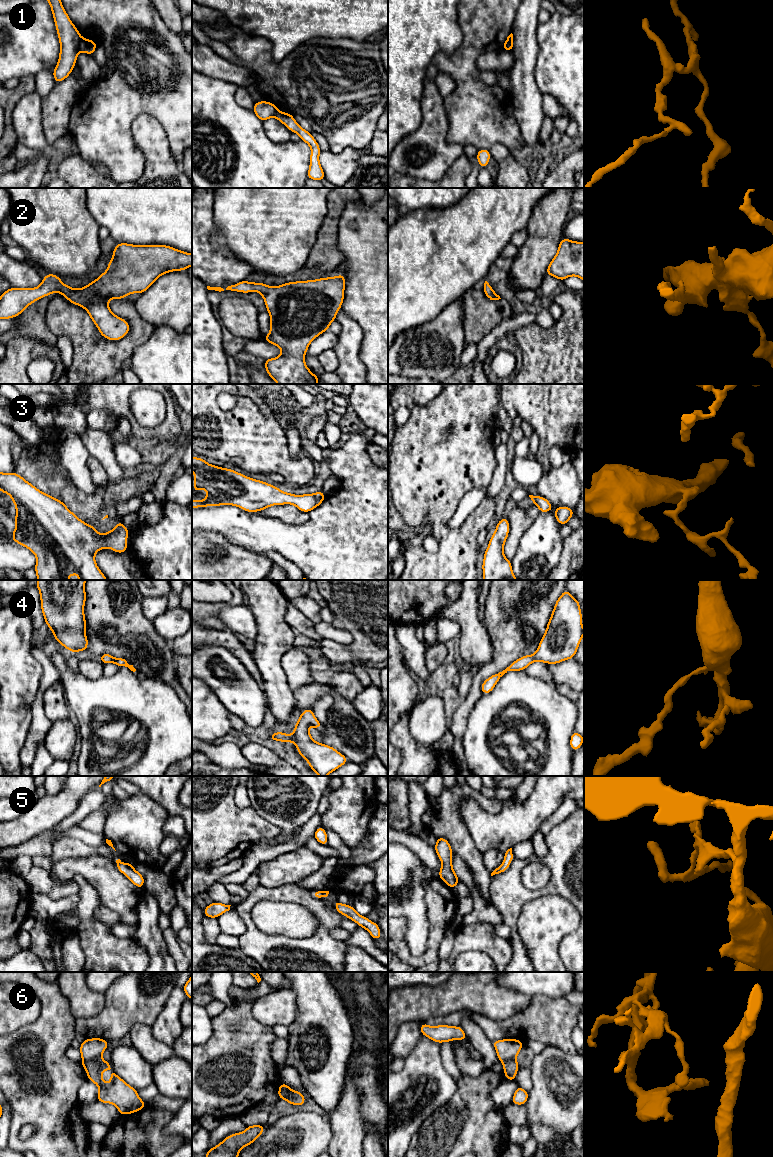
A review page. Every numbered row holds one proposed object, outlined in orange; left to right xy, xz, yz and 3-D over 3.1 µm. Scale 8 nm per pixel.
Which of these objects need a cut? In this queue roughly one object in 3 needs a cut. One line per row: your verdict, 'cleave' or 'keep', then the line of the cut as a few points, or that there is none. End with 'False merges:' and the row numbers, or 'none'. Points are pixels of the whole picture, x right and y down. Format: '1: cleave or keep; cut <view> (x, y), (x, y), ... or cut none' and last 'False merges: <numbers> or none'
1: cleave; cut xy (82, 38), (79, 50)
2: keep; cut none
3: keep; cut none
4: keep; cut none
5: keep; cut none
6: cleave; cut xy (100, 1057), (82, 1060)
False merges: 1, 6

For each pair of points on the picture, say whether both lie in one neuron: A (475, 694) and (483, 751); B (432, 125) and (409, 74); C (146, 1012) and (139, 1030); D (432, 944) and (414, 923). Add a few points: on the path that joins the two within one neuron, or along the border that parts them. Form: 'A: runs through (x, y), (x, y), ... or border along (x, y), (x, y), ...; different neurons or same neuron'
A: border along (483, 694), (472, 707), (465, 723); different neurons
B: border along (425, 78), (421, 100), (420, 123); different neurons
C: border along (150, 1025), (136, 1023), (128, 1033); different neurons
D: border along (427, 914), (426, 950), (420, 955), (413, 956); different neurons

